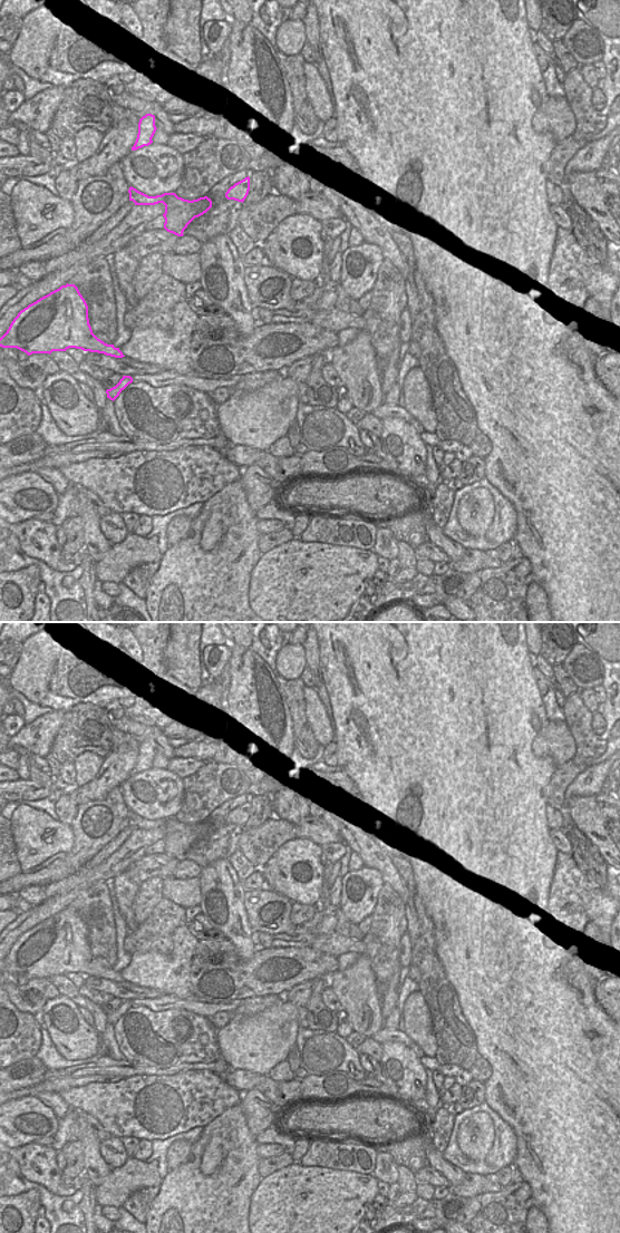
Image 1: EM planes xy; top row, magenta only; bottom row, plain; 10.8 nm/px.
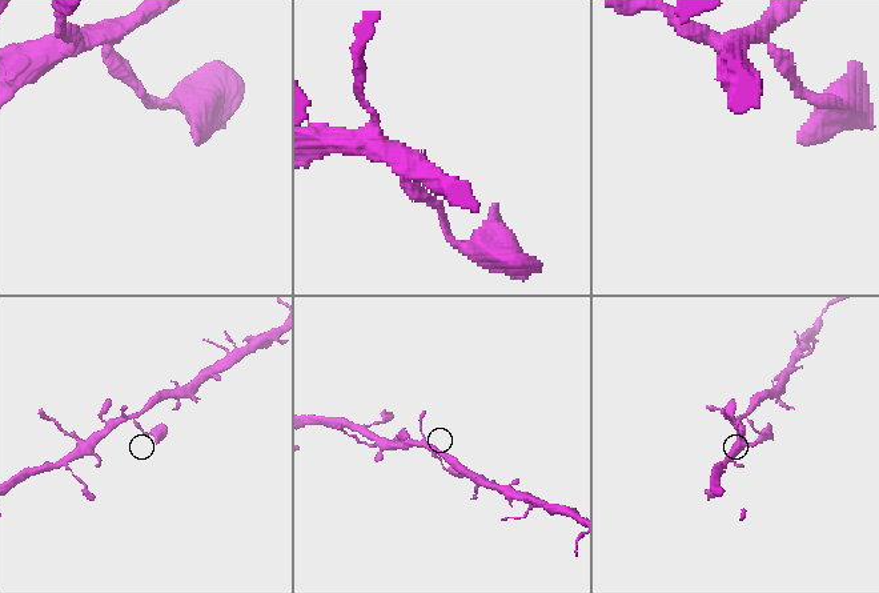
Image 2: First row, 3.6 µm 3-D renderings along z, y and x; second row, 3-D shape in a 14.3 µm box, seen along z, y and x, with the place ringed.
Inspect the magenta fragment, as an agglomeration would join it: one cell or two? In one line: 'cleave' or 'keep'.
keep

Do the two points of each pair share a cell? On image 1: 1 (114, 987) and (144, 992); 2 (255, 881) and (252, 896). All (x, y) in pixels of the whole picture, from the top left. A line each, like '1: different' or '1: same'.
1: same
2: different

